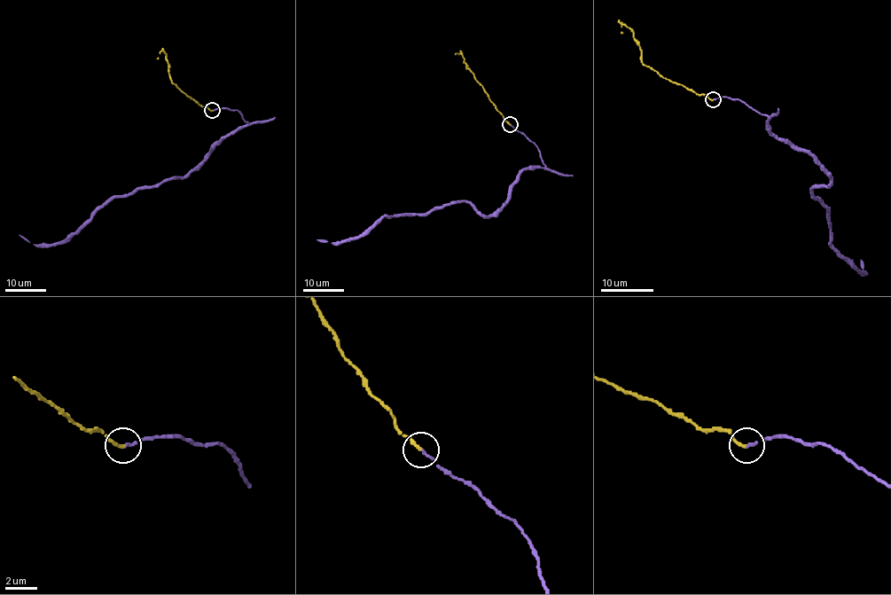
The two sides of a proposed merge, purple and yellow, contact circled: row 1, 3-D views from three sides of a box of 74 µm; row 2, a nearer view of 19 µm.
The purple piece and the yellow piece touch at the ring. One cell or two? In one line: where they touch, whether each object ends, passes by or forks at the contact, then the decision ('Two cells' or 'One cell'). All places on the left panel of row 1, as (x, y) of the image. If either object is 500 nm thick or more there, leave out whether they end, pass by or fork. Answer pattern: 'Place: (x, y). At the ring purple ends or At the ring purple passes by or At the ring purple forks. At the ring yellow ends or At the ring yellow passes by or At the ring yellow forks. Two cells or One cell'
Place: (212, 110). At the ring purple ends. At the ring yellow ends. One cell

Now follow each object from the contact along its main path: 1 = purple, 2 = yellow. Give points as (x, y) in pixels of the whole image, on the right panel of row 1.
1: (713, 100), (768, 117), (830, 176), (811, 193), (830, 244), (864, 272), (860, 259)
2: (713, 100), (672, 82), (645, 66), (639, 42), (622, 22), (622, 33)

